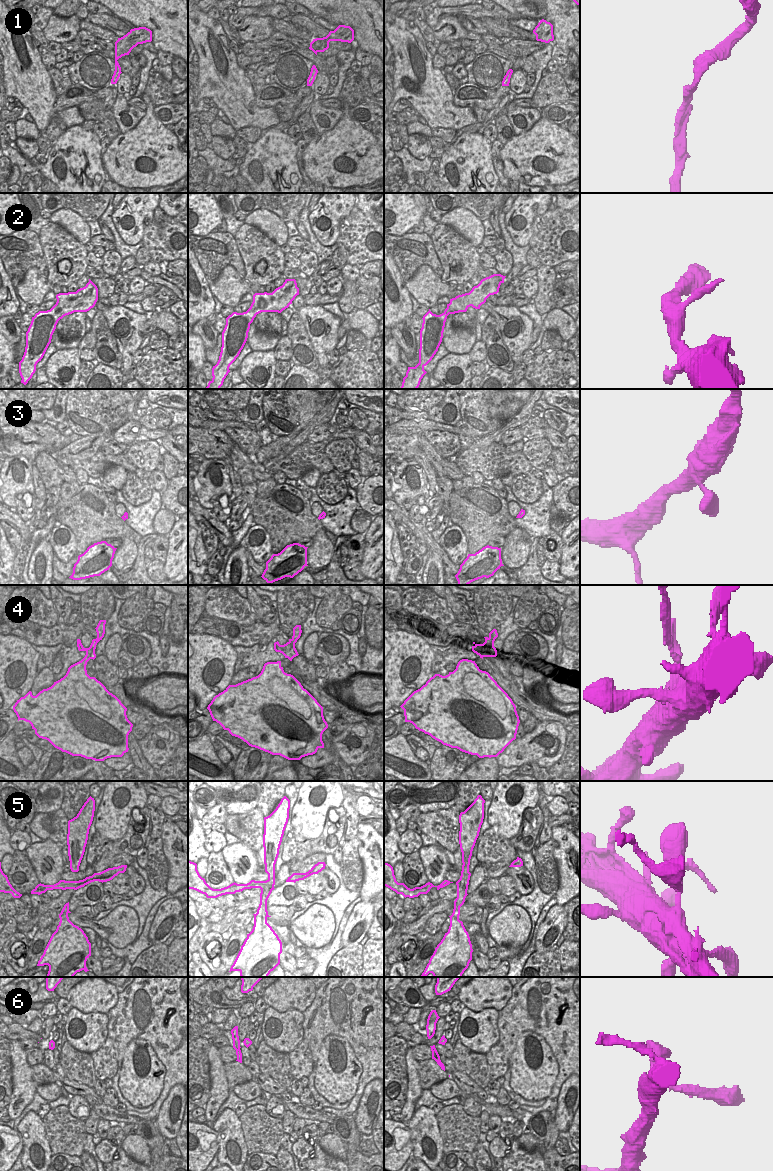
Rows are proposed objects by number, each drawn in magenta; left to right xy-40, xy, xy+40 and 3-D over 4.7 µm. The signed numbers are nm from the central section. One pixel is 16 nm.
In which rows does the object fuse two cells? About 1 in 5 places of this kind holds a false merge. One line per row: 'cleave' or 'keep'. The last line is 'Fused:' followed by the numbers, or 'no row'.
1: keep
2: keep
3: keep
4: cleave
5: cleave
6: keep
Fused: 4, 5

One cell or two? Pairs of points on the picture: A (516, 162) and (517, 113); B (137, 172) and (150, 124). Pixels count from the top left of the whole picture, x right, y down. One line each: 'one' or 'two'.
A: two
B: one

